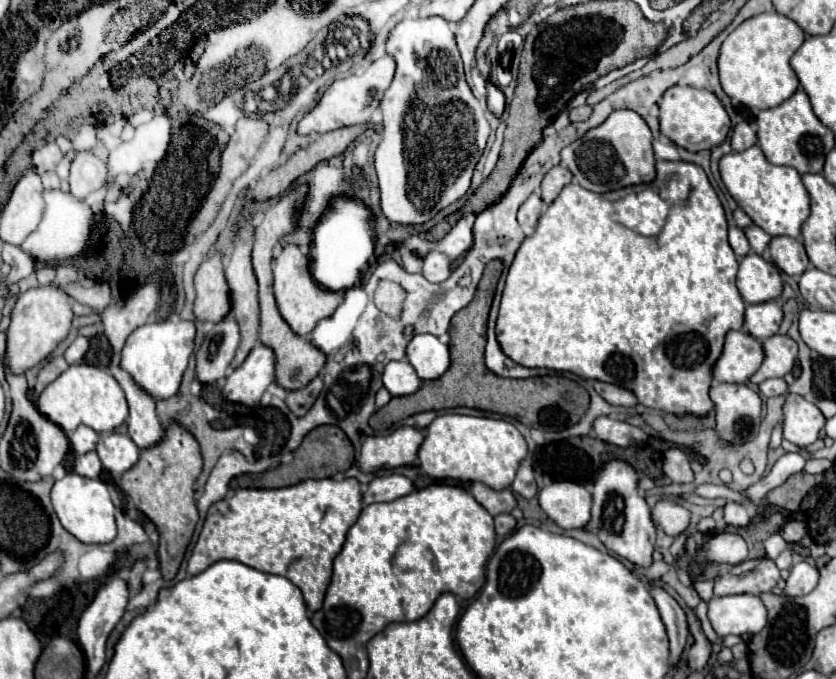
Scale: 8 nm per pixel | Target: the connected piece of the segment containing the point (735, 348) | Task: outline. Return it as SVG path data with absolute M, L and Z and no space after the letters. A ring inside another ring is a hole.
M730 331L726 335L722 355L712 367L712 379L720 383L744 383L756 373L764 359L762 345L744 331Z

